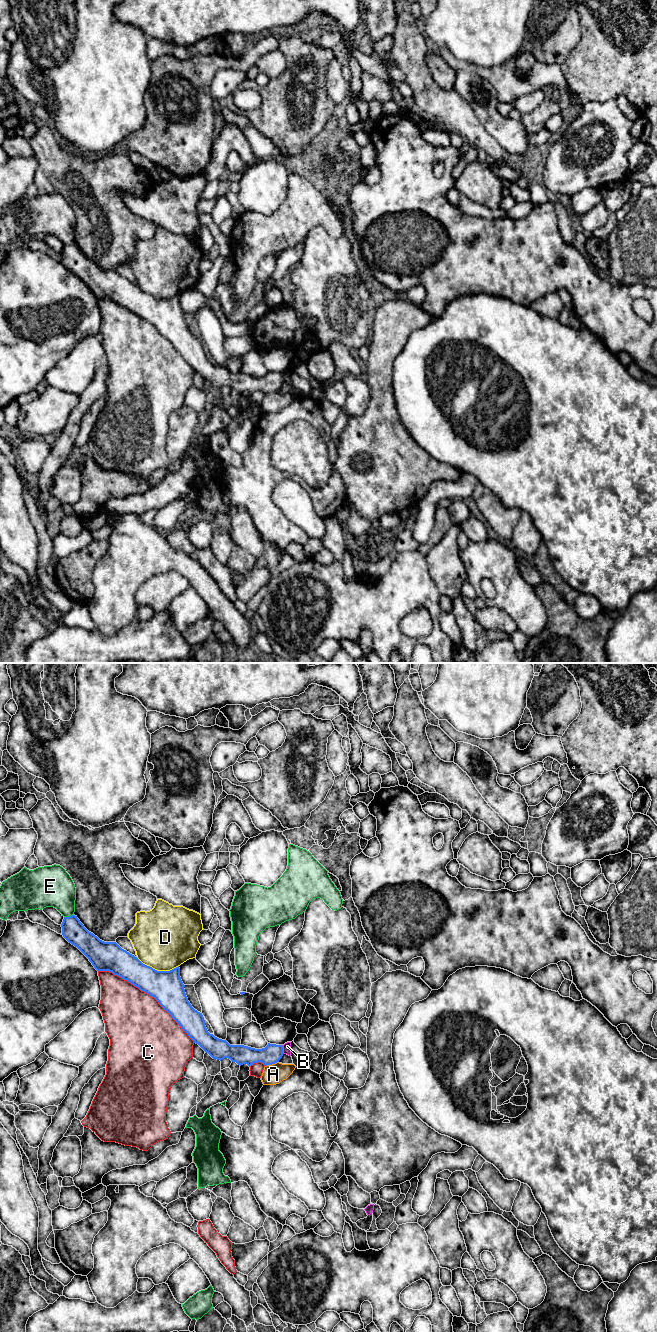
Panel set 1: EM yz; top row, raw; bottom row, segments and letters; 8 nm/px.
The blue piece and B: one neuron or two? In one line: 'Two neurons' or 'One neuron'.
One neuron

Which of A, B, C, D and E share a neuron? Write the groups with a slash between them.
A / B / C / D / E

